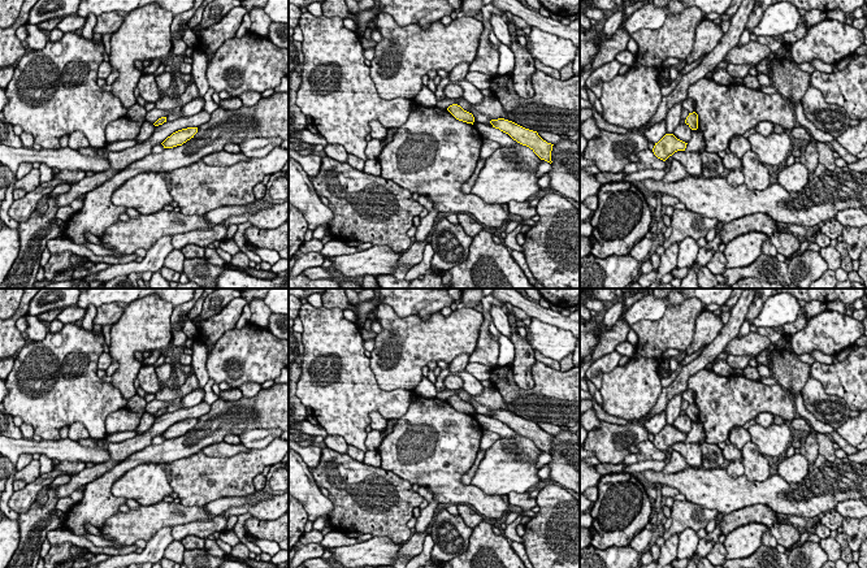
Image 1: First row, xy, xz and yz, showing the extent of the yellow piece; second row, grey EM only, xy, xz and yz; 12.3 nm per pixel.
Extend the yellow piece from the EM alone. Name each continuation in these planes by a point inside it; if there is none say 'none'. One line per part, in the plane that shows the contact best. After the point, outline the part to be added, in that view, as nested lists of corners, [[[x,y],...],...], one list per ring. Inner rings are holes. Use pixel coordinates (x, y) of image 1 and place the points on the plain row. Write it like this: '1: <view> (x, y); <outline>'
none

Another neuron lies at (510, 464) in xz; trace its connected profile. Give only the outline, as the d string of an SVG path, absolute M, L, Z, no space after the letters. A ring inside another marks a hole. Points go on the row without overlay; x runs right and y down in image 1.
M504 437L485 451L471 485L489 495L526 493L541 481L537 476L541 452L526 437Z

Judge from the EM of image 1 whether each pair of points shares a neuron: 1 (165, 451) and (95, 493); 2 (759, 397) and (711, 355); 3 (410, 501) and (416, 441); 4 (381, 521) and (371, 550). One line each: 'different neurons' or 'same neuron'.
1: same neuron
2: different neurons
3: different neurons
4: different neurons

